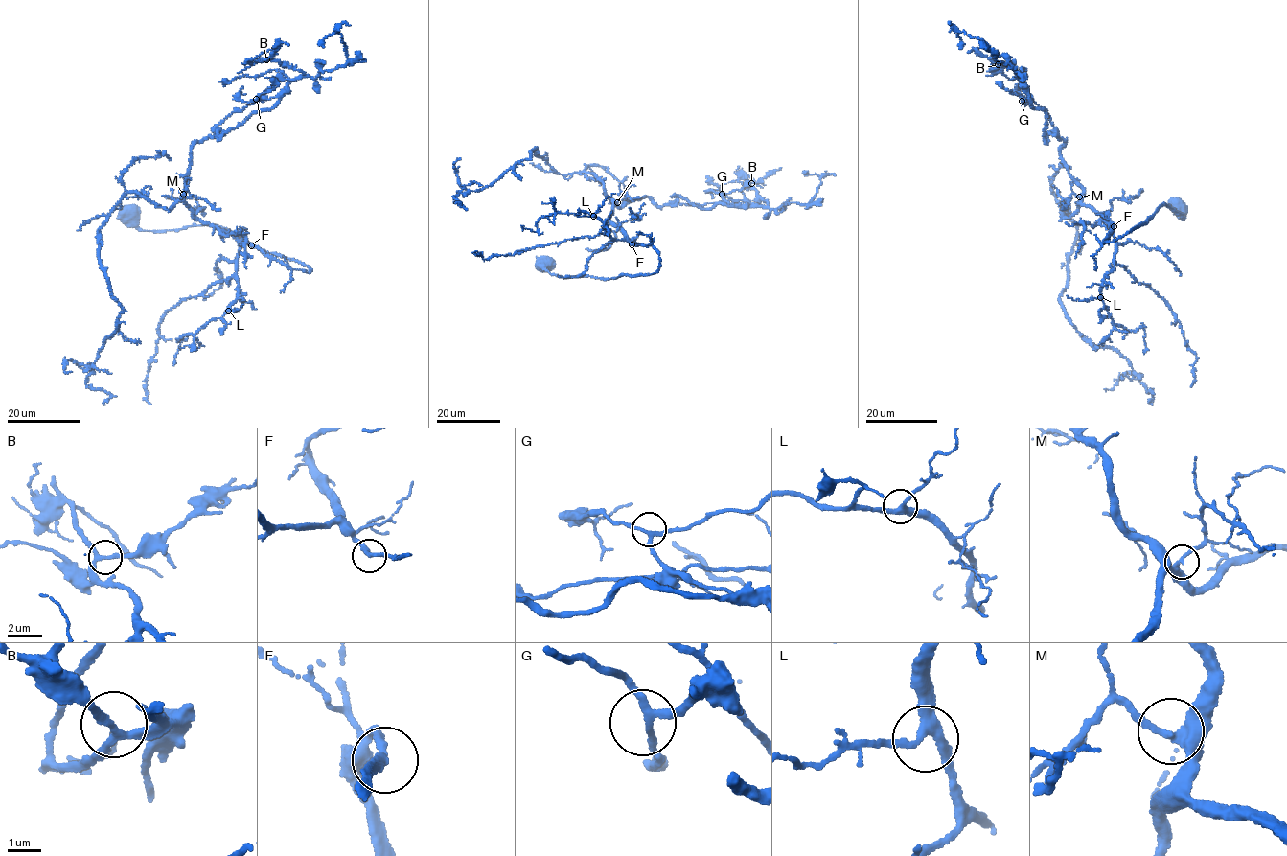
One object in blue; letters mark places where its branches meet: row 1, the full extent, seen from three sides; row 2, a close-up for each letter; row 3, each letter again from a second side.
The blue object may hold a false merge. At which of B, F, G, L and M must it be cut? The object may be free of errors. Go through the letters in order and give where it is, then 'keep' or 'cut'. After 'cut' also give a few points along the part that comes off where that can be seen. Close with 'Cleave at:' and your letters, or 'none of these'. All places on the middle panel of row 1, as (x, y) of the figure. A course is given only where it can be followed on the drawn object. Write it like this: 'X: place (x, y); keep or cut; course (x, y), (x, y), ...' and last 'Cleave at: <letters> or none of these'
B: place (751, 183); keep
F: place (632, 244); keep
G: place (722, 194); keep
L: place (593, 216); keep
M: place (617, 202); keep
Cleave at: none of these

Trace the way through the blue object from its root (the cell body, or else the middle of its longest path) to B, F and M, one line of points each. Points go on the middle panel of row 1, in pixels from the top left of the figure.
B: (543, 264), (564, 277), (655, 272), (659, 253), (612, 224), (614, 203), (768, 205), (751, 183)
F: (543, 264), (544, 270), (564, 277), (591, 275), (608, 279), (657, 272), (659, 253), (652, 244), (632, 245)
M: (543, 264), (564, 277), (657, 272), (659, 253), (652, 244), (632, 245), (610, 221), (617, 202)

